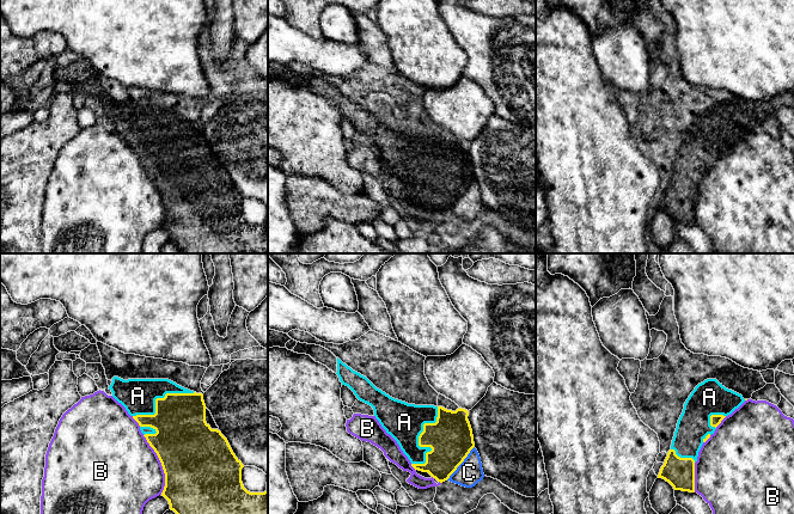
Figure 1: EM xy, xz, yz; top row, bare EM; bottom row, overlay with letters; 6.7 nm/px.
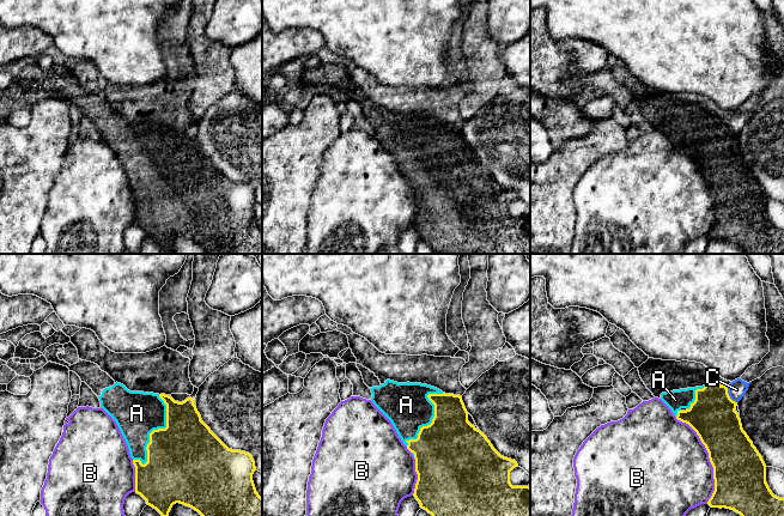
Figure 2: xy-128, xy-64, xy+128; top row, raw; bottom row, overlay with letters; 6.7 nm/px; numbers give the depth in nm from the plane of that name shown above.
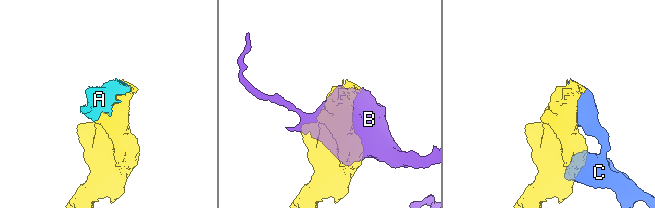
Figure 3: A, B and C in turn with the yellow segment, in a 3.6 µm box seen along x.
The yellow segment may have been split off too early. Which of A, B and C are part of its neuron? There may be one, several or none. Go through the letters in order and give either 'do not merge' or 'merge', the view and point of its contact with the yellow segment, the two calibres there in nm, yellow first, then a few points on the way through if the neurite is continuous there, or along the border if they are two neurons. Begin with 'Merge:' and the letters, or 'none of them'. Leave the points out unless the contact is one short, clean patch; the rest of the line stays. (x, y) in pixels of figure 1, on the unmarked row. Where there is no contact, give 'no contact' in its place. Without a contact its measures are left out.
Merge: A
A: merge; meets yellow in xz at (419, 173); 300 nm thick on the yellow side, 260 nm on the other
B: do not merge; meets yellow in xy at (162, 197); 480 nm thick on the yellow side, 480 nm on the other
C: do not merge; meets yellow in xz at (462, 194); 300 nm thick on the yellow side, 170 nm on the other

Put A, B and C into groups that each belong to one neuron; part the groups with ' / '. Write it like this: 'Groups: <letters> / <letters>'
Groups: A / B / C

